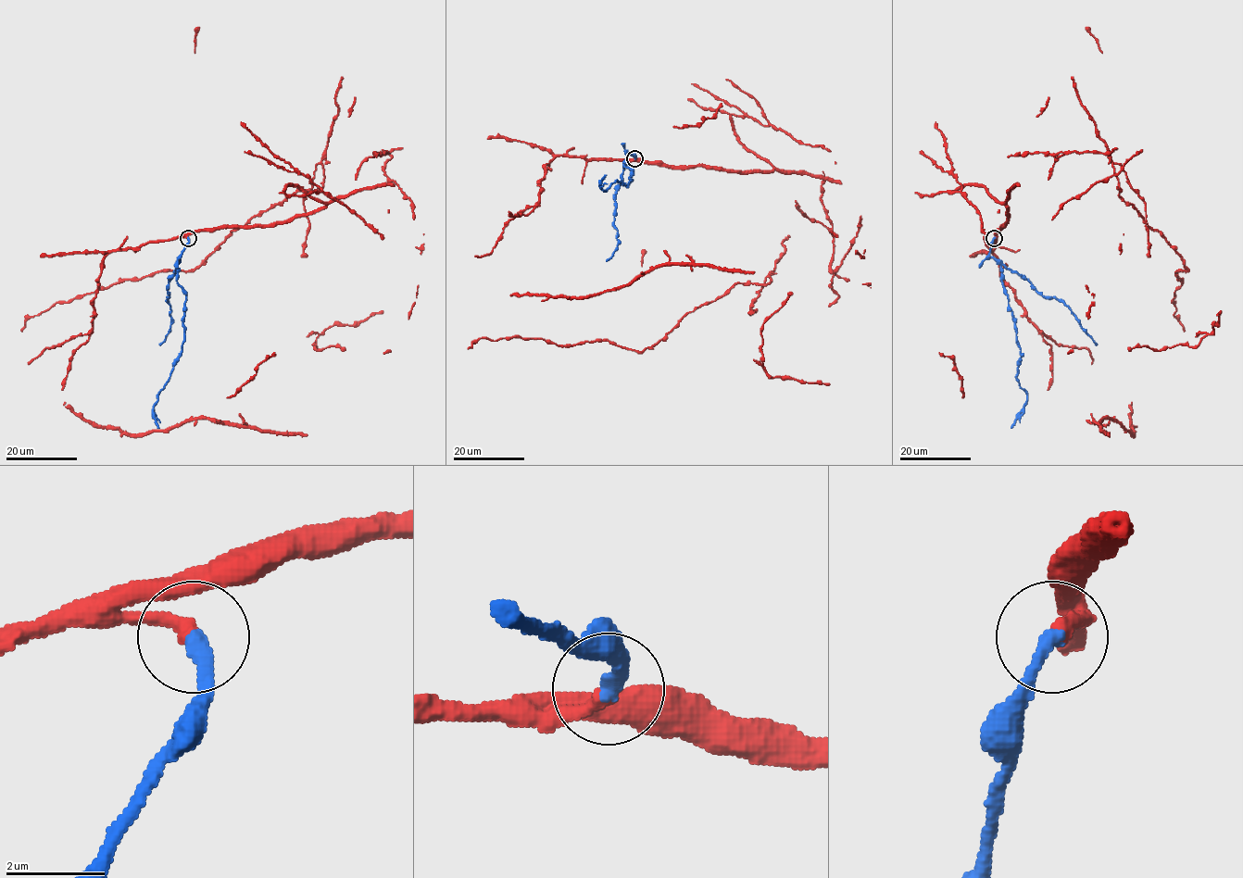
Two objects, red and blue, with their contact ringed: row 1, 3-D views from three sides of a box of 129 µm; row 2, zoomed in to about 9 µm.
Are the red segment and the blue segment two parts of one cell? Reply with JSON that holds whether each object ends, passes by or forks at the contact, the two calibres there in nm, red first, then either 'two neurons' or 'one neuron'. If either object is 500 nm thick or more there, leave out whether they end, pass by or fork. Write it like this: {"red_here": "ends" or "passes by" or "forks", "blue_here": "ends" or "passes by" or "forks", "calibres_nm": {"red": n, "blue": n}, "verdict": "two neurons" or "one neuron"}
{"red_here": "ends", "blue_here": "ends", "calibres_nm": {"red": 320, "blue": 320}, "verdict": "one neuron"}

